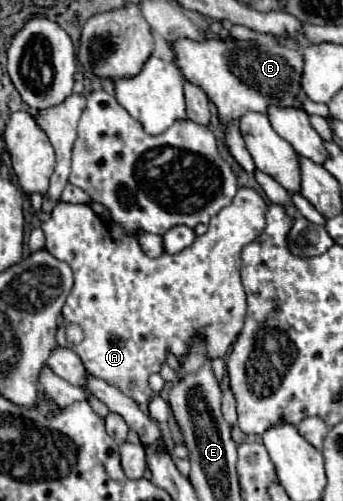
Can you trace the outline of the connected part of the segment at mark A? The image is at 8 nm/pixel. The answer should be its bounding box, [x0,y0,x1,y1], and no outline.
[41,189,265,405]

